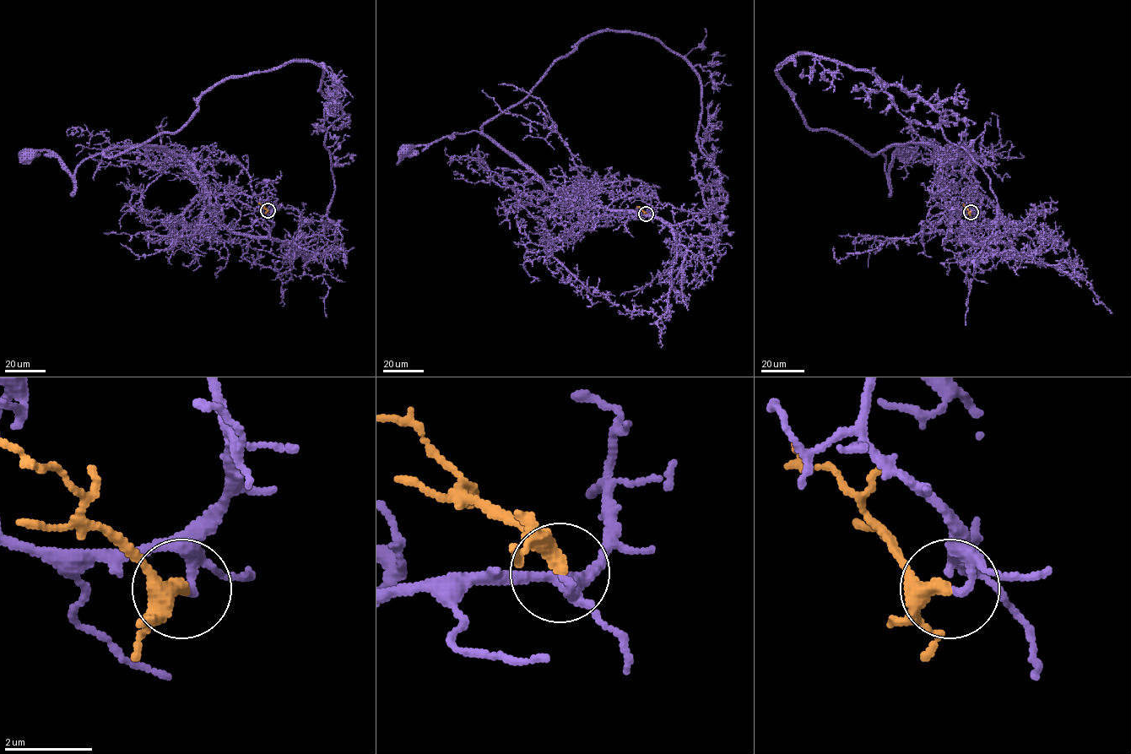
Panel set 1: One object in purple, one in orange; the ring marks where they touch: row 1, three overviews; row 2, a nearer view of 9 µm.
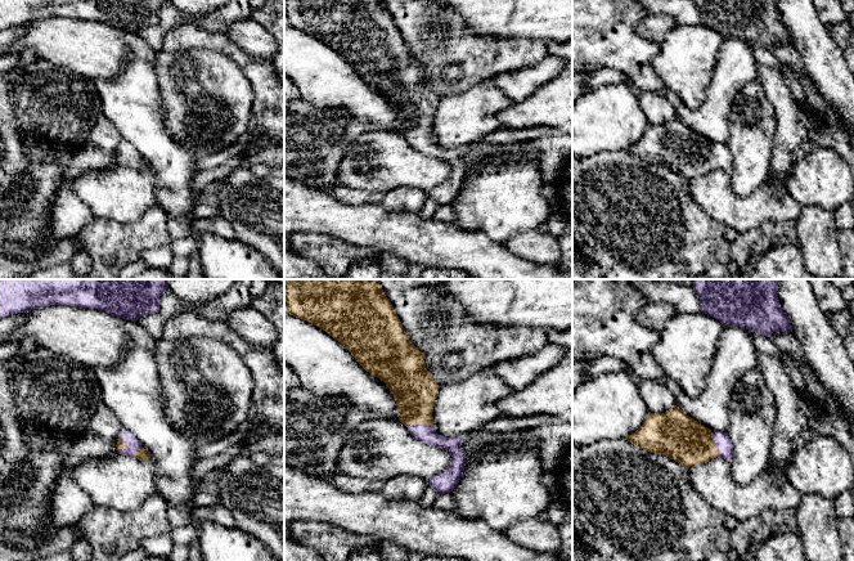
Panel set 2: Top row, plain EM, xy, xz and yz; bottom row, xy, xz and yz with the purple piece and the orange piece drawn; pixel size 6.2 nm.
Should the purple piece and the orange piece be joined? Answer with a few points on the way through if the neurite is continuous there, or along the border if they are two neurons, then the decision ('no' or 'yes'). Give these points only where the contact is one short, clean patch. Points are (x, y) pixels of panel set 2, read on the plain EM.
across xz (426, 146), (419, 137), (414, 122), (414, 102) | yes

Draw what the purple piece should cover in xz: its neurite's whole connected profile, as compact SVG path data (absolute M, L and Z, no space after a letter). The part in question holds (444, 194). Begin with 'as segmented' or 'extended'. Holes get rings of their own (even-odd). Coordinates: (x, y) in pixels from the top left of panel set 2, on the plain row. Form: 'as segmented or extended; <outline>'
extended; M284 0L287 23L304 31L343 57L355 72L370 86L386 95L394 106L399 133L417 152L446 162L451 167L450 178L428 192L440 207L453 203L459 194L466 167L459 149L444 149L433 139L433 118L440 98L424 76L424 66L408 50L403 36L382 0Z

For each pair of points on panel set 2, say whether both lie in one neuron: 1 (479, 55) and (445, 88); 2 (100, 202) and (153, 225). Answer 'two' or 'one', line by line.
1: one
2: two

